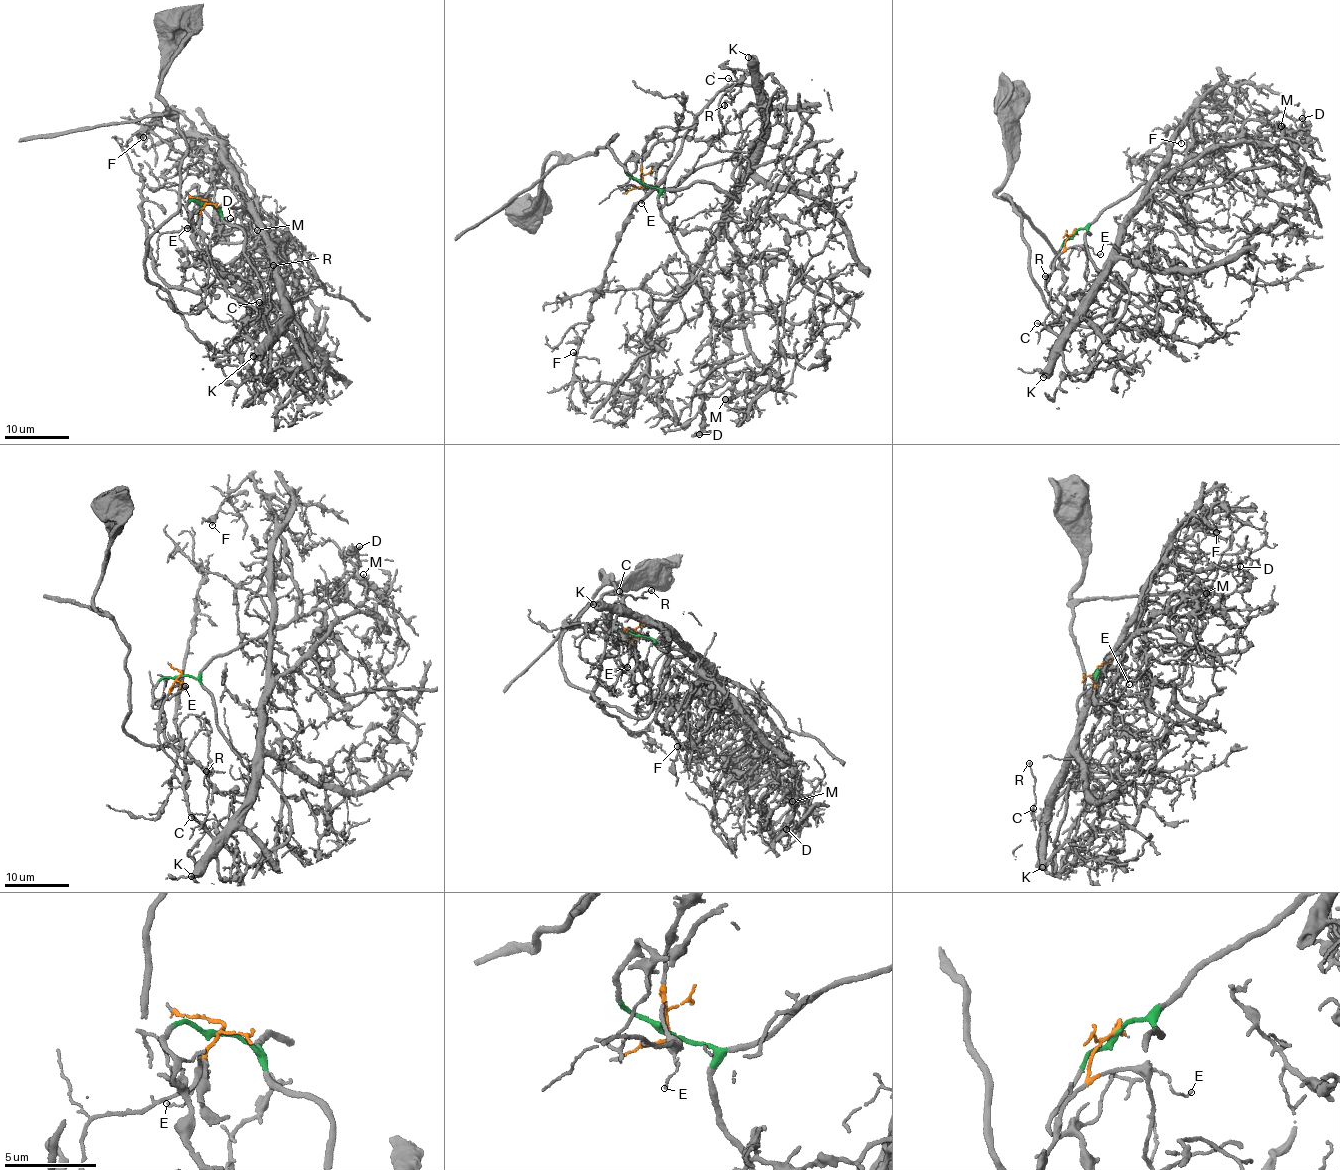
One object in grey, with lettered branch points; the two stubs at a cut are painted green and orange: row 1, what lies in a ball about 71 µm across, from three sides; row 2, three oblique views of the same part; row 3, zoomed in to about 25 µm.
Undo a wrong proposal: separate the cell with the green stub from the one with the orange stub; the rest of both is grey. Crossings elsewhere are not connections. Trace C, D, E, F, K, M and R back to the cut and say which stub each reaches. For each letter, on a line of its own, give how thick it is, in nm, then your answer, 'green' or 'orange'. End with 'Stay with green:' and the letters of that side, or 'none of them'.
C: 170 nm thick; orange
D: 150 nm thick; green
E: 100 nm thick; orange
F: 130 nm thick; green
K: 600 nm thick; orange
M: 130 nm thick; green
R: 180 nm thick; orange
Stay with green: D, F, M

